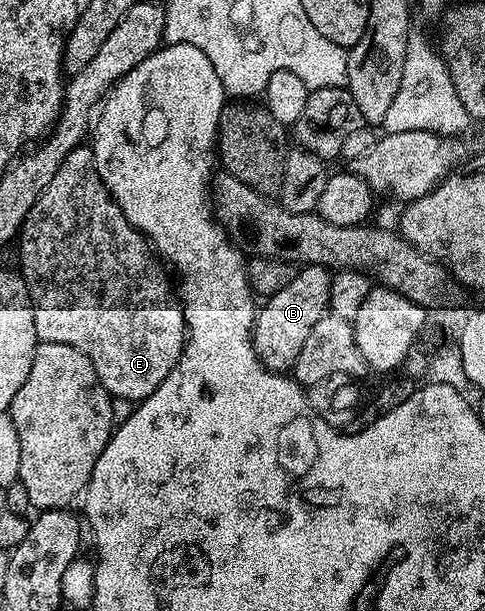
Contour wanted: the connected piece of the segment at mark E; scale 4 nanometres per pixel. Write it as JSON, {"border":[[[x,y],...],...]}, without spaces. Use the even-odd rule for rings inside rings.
{"border":[[[83,145],[72,149],[72,153],[68,153],[68,157],[64,157],[60,169],[56,169],[56,177],[52,177],[52,181],[48,181],[48,185],[32,205],[28,217],[22,222],[22,229],[16,236],[17,243],[18,259],[22,262],[20,274],[26,285],[26,294],[30,296],[30,304],[34,307],[34,320],[39,340],[43,343],[72,345],[76,349],[80,349],[80,353],[84,353],[84,357],[88,357],[88,361],[92,361],[92,369],[96,369],[96,377],[100,377],[104,389],[110,392],[115,400],[141,401],[149,397],[158,388],[160,381],[164,381],[164,377],[168,377],[168,373],[172,373],[176,361],[182,355],[182,346],[186,343],[186,319],[182,315],[179,300],[175,296],[174,299],[170,296],[170,287],[166,284],[161,269],[154,264],[156,255],[151,244],[137,227],[133,227],[126,220],[124,213],[118,208],[116,201],[110,196],[110,192],[106,190],[102,179],[96,173],[94,157],[90,153],[89,146]]]}

